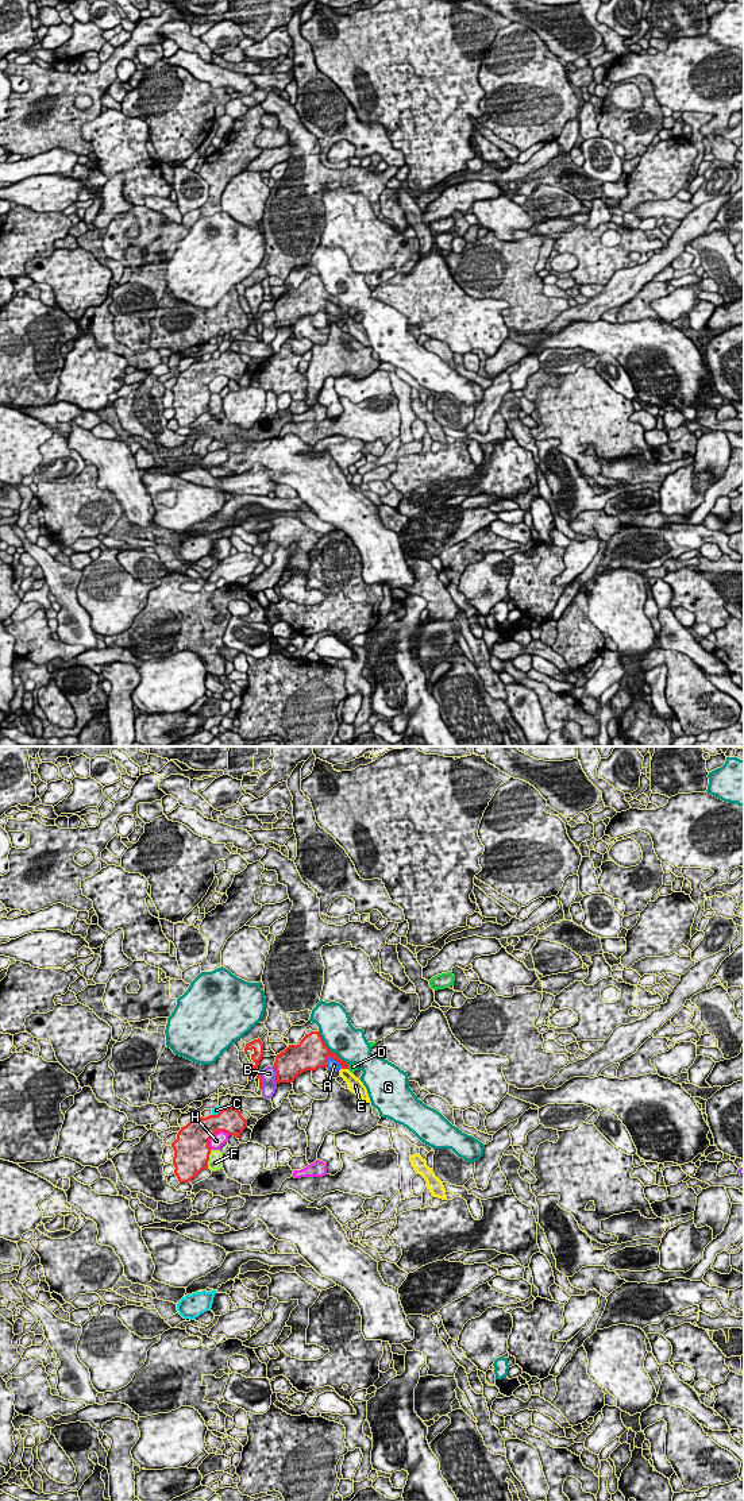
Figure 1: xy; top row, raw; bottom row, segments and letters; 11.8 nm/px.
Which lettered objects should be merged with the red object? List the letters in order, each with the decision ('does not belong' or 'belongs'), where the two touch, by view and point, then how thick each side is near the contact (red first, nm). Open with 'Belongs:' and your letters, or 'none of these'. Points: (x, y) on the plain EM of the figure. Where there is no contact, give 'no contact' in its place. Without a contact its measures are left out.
Belongs: none of these
A: does not belong; meets red in xy at (335, 304); 300 nm thick on the red side, 130 nm on the other
B: does not belong; meets red in xy at (277, 319); 340 nm thick on the red side, 170 nm on the other
C: does not belong; meets red in xy at (218, 358); 300 nm thick on the red side, 90 nm on the other
D: does not belong; meets red in xy at (349, 309); 90 nm thick on the red side, 90 nm on the other
E: does not belong; meets red in xy at (344, 312); 90 nm thick on the red side, 180 nm on the other
F: does not belong; meets red in xy at (208, 402); 420 nm thick on the red side, 170 nm on the other
G: does not belong; meets red in xy at (330, 294); 380 nm thick on the red side, 400 nm on the other
H: does not belong; meets red in xy at (215, 377); 360 nm thick on the red side, 160 nm on the other

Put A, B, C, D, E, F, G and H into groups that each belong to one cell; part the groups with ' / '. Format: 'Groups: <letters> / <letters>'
Groups: A E / B / C / D / F / G / H

